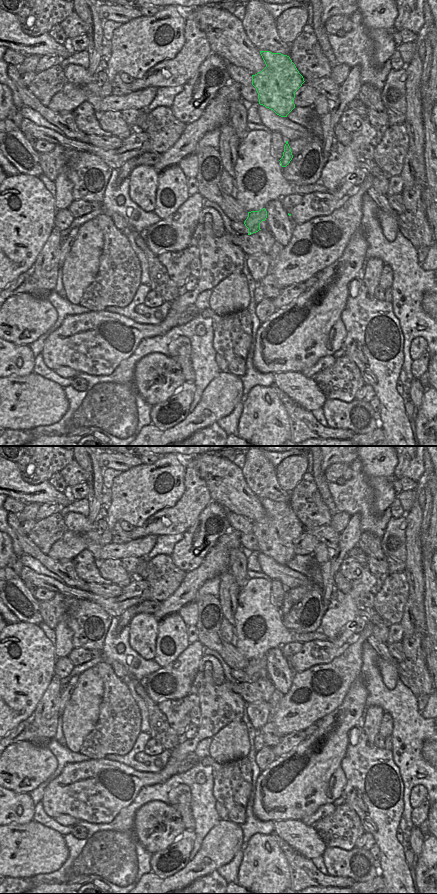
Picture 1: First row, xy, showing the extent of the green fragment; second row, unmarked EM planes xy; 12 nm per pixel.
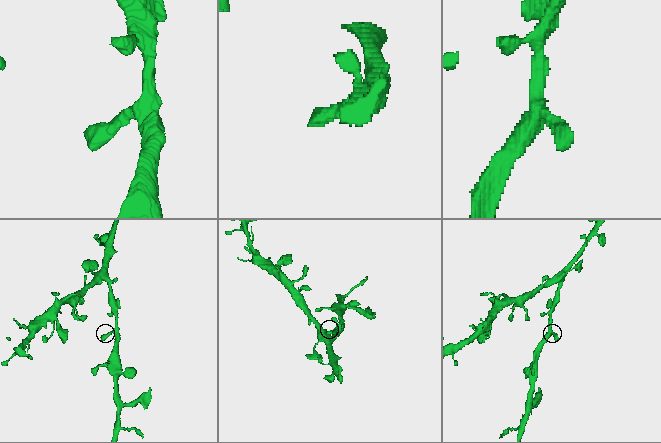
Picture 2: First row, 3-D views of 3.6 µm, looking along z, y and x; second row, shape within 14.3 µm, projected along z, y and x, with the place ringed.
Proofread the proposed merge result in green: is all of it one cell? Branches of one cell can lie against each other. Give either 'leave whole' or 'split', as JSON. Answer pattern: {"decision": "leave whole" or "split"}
{"decision": "leave whole"}

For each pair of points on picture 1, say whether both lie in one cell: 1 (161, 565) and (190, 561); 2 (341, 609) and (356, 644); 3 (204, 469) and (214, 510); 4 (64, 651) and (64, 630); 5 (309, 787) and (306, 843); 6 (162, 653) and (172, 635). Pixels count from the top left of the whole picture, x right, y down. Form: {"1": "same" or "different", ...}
{"1": "different", "2": "different", "3": "different", "4": "same", "5": "different", "6": "same"}

